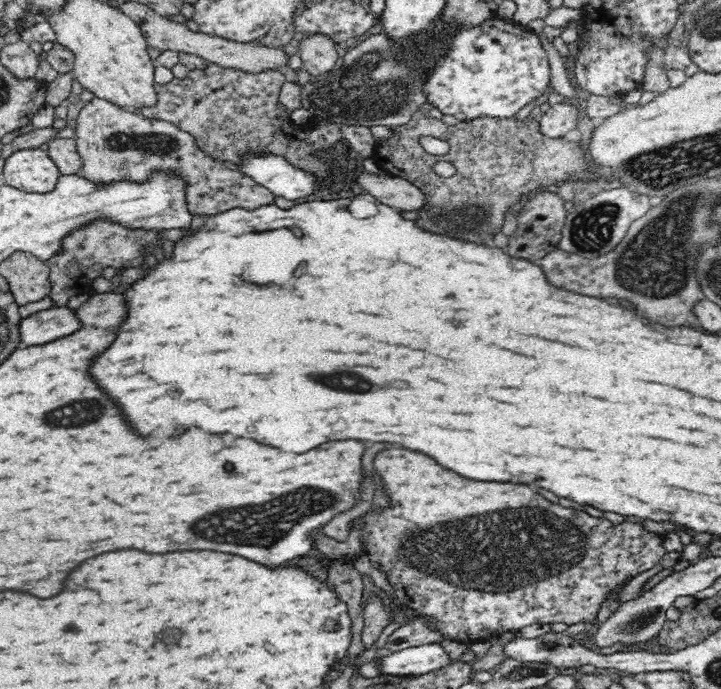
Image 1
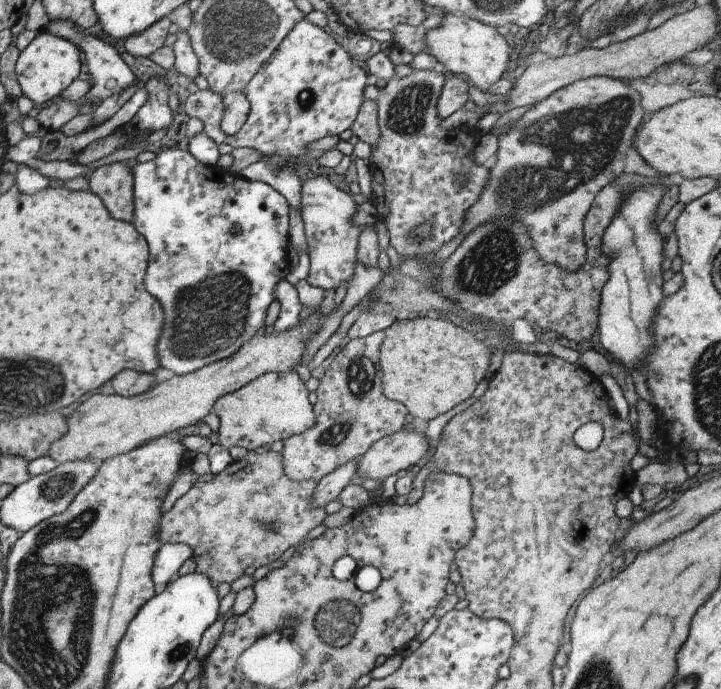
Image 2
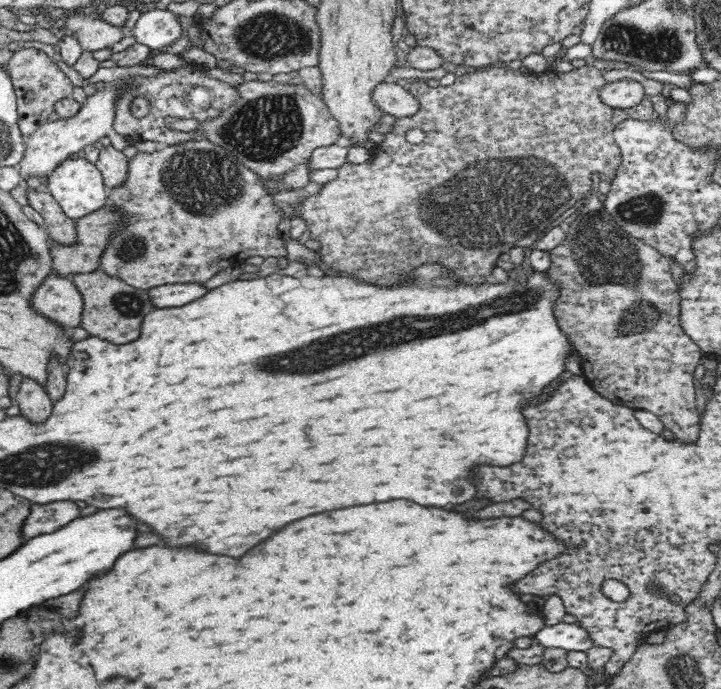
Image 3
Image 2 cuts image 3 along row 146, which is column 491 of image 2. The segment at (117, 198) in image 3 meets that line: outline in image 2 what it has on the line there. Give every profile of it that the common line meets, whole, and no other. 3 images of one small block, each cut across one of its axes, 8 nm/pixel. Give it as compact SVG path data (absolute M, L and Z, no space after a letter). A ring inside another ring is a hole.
M611 77L579 79L536 102L519 116L508 131L496 136L498 147L492 161L485 164L485 168L488 168L485 184L477 200L466 210L460 231L434 253L430 260L432 268L445 262L473 229L504 217L516 219L521 226L526 227L526 235L533 250L544 263L566 271L576 271L586 258L582 222L593 197L623 173L637 173L644 177L657 175L657 172L643 162L633 146L636 130L642 122L640 94L619 79Z

